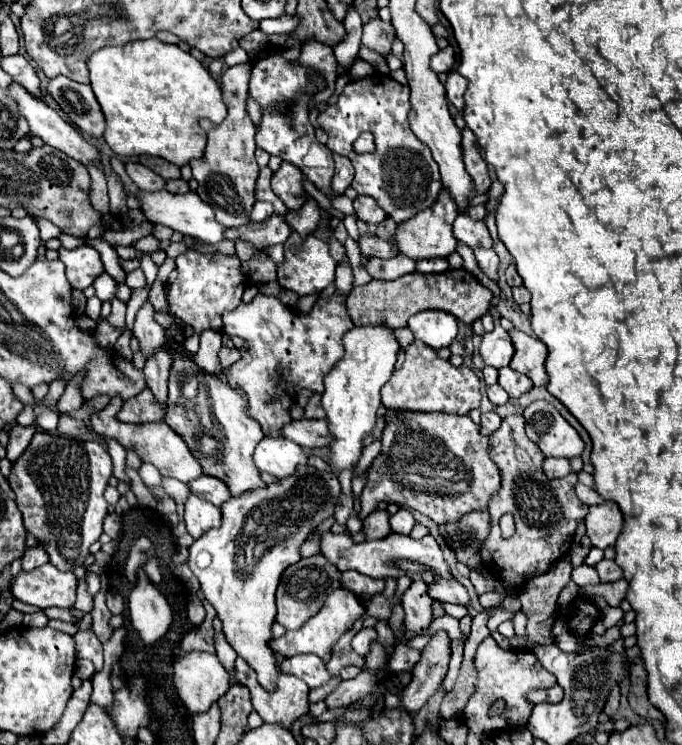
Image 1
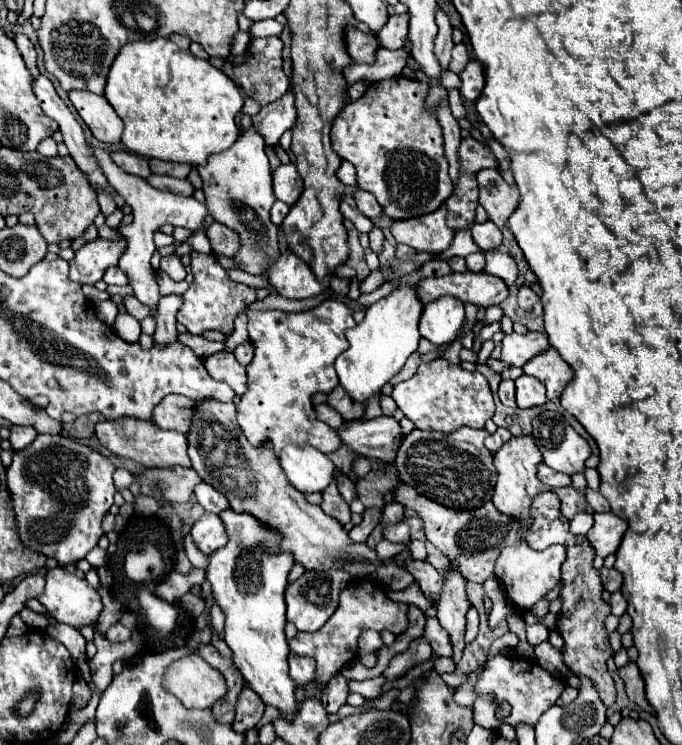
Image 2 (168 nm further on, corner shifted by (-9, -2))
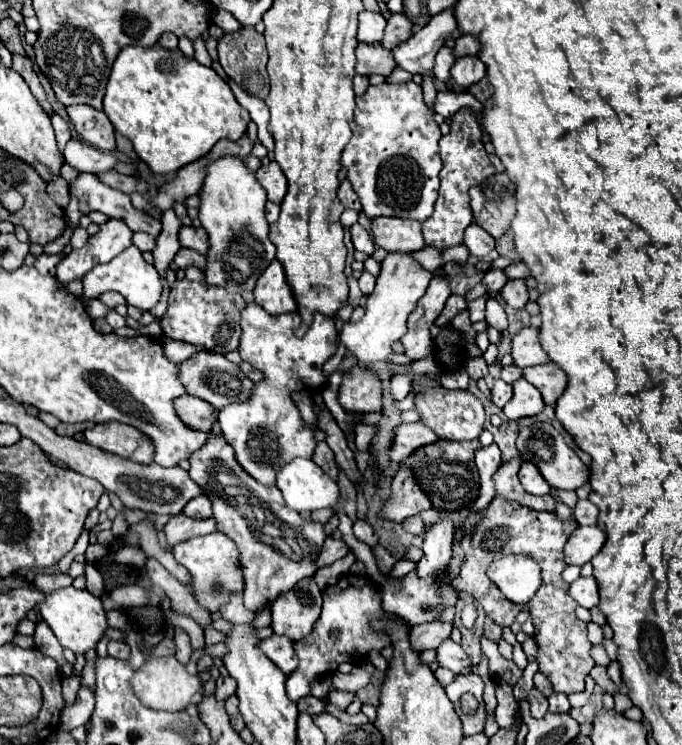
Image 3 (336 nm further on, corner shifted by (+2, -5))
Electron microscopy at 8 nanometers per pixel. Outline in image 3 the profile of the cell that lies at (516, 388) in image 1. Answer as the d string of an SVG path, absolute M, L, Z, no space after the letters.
M520 378L512 386L514 386L514 396L502 408L502 412L508 420L520 420L520 418L526 418L526 416L536 416L544 410L542 394L528 380Z

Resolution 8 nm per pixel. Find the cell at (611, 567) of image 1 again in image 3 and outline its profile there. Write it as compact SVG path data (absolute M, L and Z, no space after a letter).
M592 576L588 578L578 578L576 582L570 584L570 596L582 606L582 608L594 608L598 606L598 586Z

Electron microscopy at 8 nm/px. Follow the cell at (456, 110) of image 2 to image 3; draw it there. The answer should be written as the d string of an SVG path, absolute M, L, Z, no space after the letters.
M443 46L435 56L433 72L438 80L449 80L450 69L455 63L455 57L451 48Z

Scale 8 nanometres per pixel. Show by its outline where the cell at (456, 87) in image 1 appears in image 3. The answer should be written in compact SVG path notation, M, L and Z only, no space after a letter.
M462 56L452 66L452 78L462 88L468 88L470 84L482 80L486 76L486 64L478 56Z

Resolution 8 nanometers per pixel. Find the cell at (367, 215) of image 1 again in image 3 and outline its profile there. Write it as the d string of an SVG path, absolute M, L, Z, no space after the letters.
M344 178L344 180L342 180L340 190L338 190L338 198L340 198L340 202L342 202L346 208L352 208L352 210L358 210L358 212L360 212L358 196L356 196L354 188L350 186L350 180L348 180L348 178Z

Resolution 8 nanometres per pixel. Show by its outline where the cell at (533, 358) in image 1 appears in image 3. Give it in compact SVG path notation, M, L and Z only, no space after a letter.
M554 362L524 368L524 378L540 390L540 394L548 406L556 404L556 400L562 396L562 392L566 390L566 384L568 384L566 372L560 366L556 366Z

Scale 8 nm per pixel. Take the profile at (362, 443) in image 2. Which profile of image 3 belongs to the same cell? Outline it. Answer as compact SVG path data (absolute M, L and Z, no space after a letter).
M422 422L400 424L398 432L396 432L396 440L394 440L392 450L390 450L390 458L394 462L402 462L414 450L418 450L422 446L428 446L432 442L438 442L438 440L440 438L436 436L436 432L430 430L428 426L424 426Z

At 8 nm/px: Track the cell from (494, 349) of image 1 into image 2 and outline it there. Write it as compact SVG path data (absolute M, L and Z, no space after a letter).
M509 333L501 341L501 361L513 367L523 367L539 351L547 349L547 337L543 333Z

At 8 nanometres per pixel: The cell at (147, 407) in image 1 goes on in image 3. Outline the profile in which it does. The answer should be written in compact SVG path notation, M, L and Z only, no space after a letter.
M184 394L176 400L176 412L188 426L202 432L210 432L212 424L216 422L214 408L206 400L200 400L190 394Z

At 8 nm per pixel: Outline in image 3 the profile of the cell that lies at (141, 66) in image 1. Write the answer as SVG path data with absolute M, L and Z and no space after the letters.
M154 44L152 48L128 46L120 50L108 78L104 112L114 128L134 144L138 158L146 162L154 174L176 172L178 168L206 156L222 138L238 140L250 124L248 110L234 100L228 84L212 68L198 64L194 58L186 58L178 48L166 50L160 44Z

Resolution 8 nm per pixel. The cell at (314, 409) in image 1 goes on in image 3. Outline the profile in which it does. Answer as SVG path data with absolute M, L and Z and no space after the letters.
M356 366L354 376L346 376L340 386L340 404L348 412L380 412L382 382L372 368Z

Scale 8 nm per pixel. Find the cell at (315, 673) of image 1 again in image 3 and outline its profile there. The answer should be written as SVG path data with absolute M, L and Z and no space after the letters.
M272 634L270 638L262 640L258 644L258 648L284 672L284 674L292 674L298 666L298 658L294 654L294 644L290 638L286 636L278 636Z

